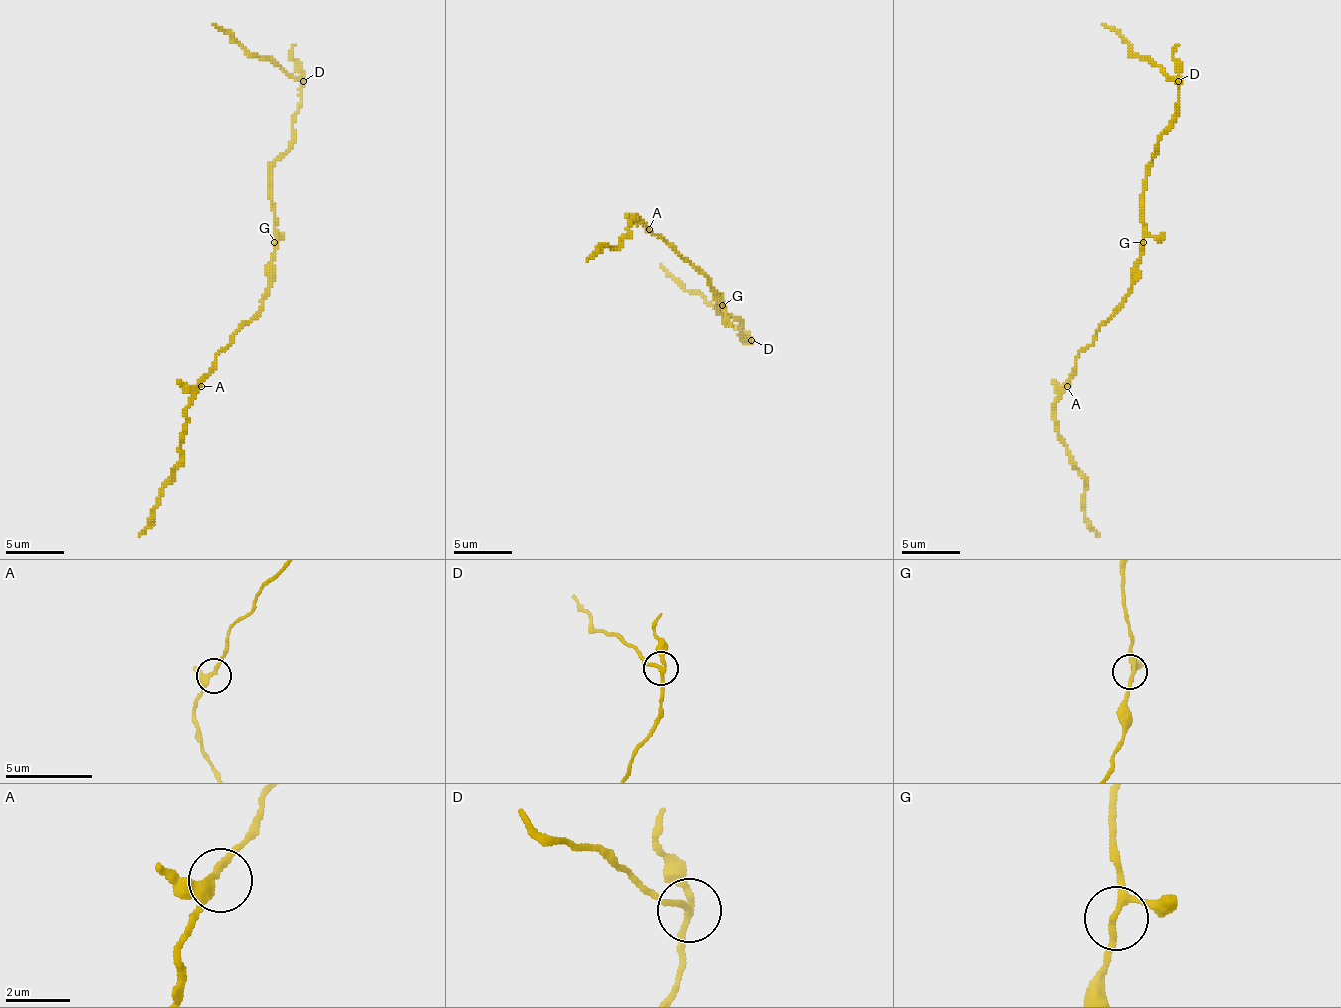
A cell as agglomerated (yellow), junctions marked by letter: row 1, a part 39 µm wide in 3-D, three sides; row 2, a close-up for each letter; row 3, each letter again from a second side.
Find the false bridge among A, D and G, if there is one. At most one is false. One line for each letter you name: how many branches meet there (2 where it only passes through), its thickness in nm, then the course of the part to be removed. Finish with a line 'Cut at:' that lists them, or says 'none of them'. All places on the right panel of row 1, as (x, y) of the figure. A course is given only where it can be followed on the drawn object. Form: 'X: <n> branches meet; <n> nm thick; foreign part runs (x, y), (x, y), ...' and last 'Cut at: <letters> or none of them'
D: 3 branches meet; 180 nm thick; foreign part runs (1179, 80), (1134, 57), (1131, 48), (1102, 24)
Cut at: D

